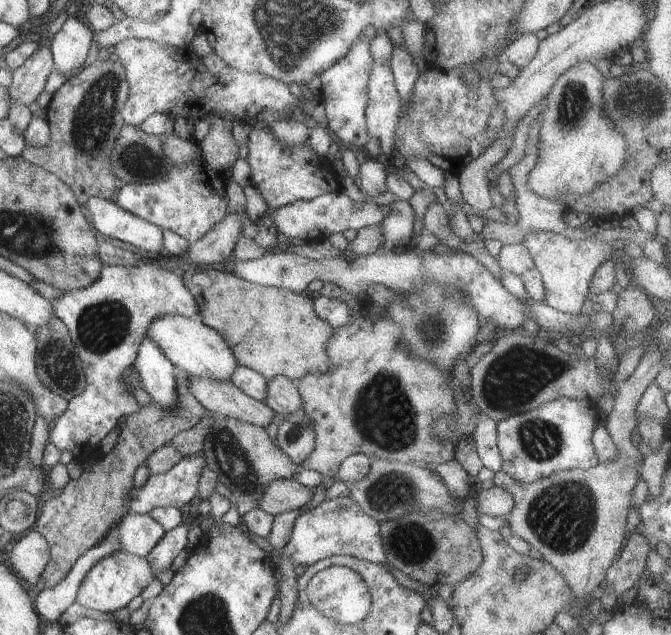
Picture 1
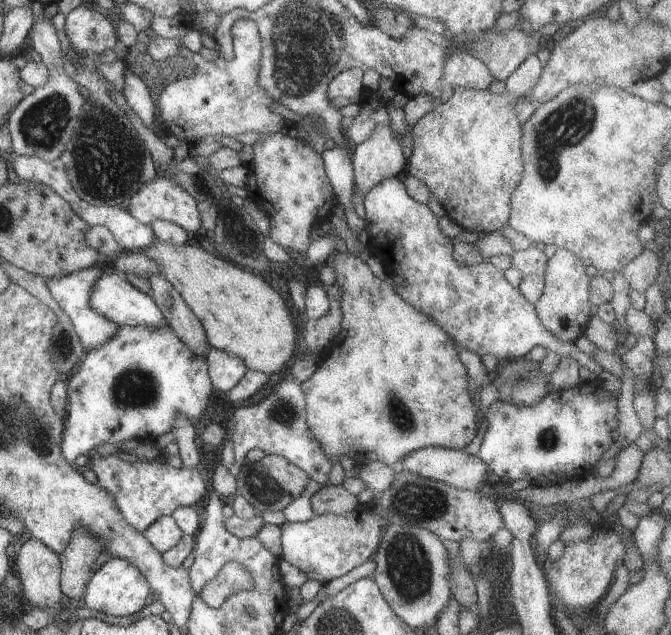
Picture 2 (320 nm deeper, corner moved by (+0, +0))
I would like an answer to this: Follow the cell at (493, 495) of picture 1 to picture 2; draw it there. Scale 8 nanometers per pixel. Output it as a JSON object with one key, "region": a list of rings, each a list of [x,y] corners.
{"region":[[[426,447],[415,450],[399,461],[398,470],[411,472],[425,479],[432,479],[457,489],[476,490],[480,484],[486,484],[488,465],[477,455],[447,449],[444,447]]]}

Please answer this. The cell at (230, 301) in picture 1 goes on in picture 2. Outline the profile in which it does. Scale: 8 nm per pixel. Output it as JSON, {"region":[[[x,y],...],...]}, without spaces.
{"region":[[[158,237],[153,240],[152,245],[140,249],[140,252],[159,264],[160,274],[182,295],[187,306],[202,323],[211,347],[241,358],[248,369],[269,376],[295,360],[300,335],[296,333],[286,302],[262,275],[239,268],[222,257],[217,258],[200,246],[186,243],[175,245]]]}

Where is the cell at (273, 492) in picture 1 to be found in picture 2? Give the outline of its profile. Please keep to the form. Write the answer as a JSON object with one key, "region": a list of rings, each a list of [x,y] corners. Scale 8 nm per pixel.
{"region":[[[326,484],[311,498],[311,505],[316,515],[335,514],[346,516],[356,510],[358,503],[359,498],[351,494],[342,484]]]}

